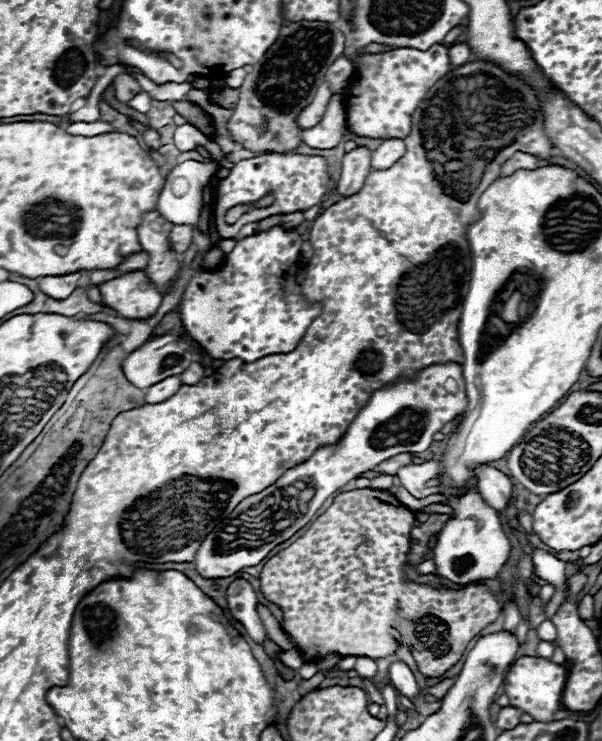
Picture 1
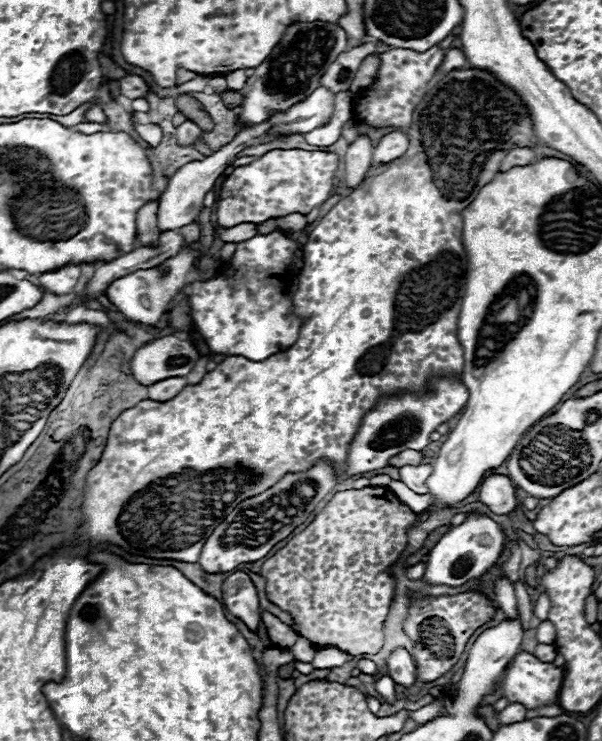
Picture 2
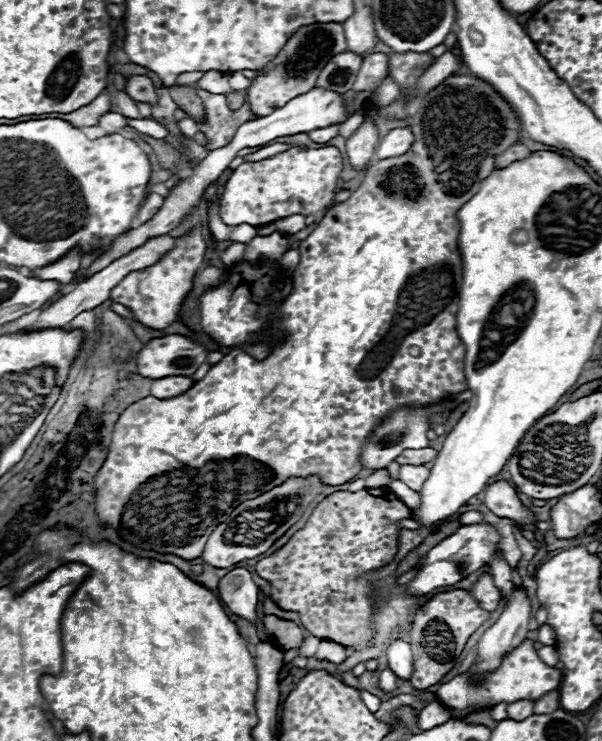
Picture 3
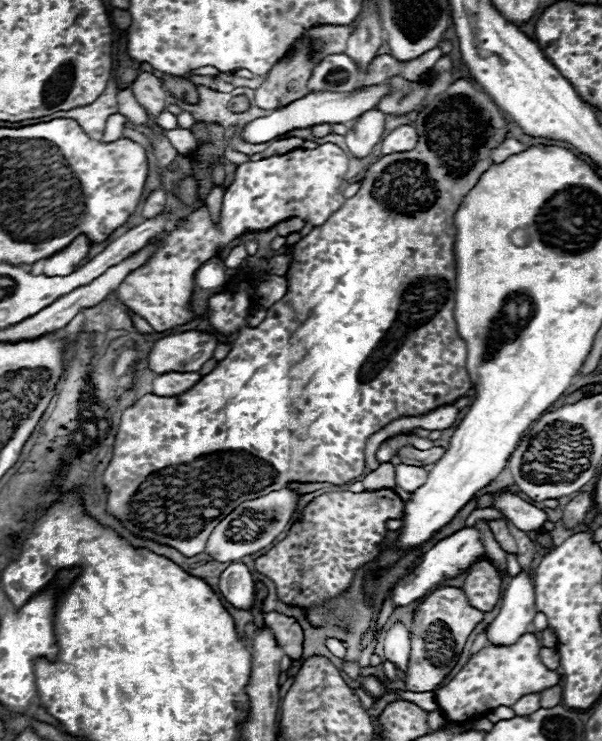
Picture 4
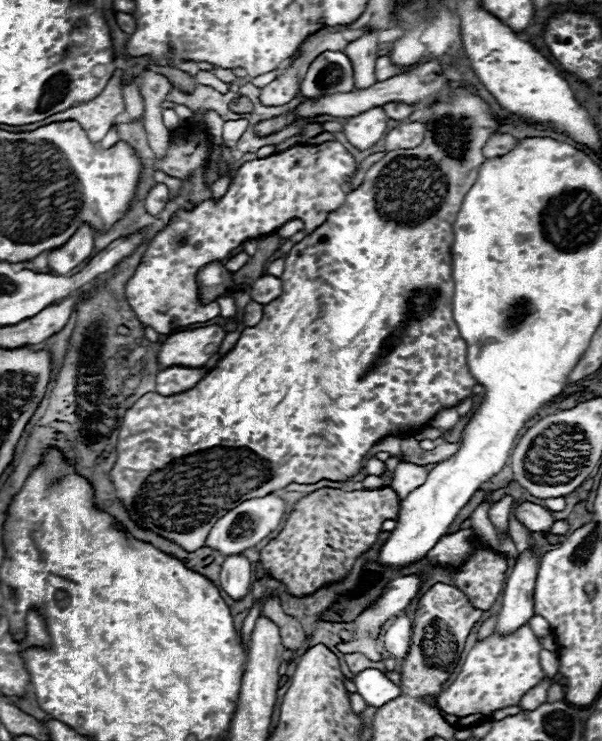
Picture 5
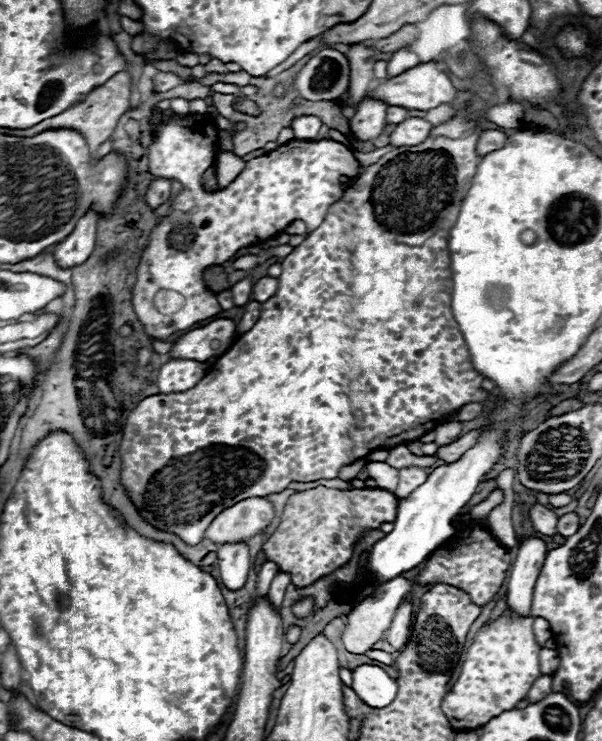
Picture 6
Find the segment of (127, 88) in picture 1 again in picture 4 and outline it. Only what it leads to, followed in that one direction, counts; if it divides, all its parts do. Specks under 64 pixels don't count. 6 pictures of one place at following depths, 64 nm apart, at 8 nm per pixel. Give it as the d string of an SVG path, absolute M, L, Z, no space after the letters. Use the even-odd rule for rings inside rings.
M142 72L132 84L132 92L136 100L146 108L148 114L160 116L164 108L158 108L158 106L164 106L168 90L152 72Z

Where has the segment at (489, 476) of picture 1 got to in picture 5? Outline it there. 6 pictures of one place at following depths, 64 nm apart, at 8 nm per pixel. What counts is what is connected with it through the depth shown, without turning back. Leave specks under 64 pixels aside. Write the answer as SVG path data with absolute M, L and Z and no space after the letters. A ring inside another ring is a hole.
M522 502L518 506L516 516L520 518L520 522L530 530L530 532L544 532L550 534L550 528L554 524L552 512L548 508L542 508L538 504L532 502Z

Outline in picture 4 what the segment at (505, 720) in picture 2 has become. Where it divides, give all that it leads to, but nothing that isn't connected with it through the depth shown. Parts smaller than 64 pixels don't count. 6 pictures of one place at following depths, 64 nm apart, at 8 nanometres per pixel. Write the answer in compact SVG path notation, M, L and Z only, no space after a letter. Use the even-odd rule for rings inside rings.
M536 692L536 694L526 694L526 696L522 696L522 698L512 706L512 710L514 710L516 716L528 716L530 712L536 712L538 708L540 708L540 692Z

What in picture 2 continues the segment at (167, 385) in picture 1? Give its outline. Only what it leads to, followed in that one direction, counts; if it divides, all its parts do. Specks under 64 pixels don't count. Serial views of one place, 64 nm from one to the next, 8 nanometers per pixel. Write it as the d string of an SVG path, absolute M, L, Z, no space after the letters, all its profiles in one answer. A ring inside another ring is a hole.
M174 376L170 380L160 380L158 384L148 386L148 398L164 402L164 400L170 400L170 398L178 396L186 386L188 386L188 382L182 376Z

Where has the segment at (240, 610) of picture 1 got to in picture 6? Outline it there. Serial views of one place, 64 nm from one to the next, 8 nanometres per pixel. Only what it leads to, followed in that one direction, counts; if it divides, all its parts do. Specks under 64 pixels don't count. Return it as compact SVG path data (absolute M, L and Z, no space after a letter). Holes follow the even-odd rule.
M246 542L220 544L218 548L218 566L224 584L230 590L238 590L246 584L250 570L250 554Z

